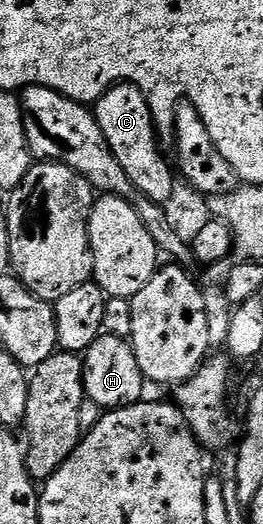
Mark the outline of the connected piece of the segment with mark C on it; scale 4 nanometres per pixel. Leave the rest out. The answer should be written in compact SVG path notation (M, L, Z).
M119 83L116 87L110 87L97 100L92 112L97 119L99 129L103 129L103 137L107 141L115 161L119 161L119 165L123 167L123 173L127 173L127 177L131 177L131 185L135 185L135 189L139 189L139 193L143 193L143 197L164 205L172 196L175 186L173 177L175 178L175 175L173 171L172 173L169 172L168 165L161 160L161 151L157 148L159 136L156 127L153 125L153 114L143 97L143 93L134 83Z

